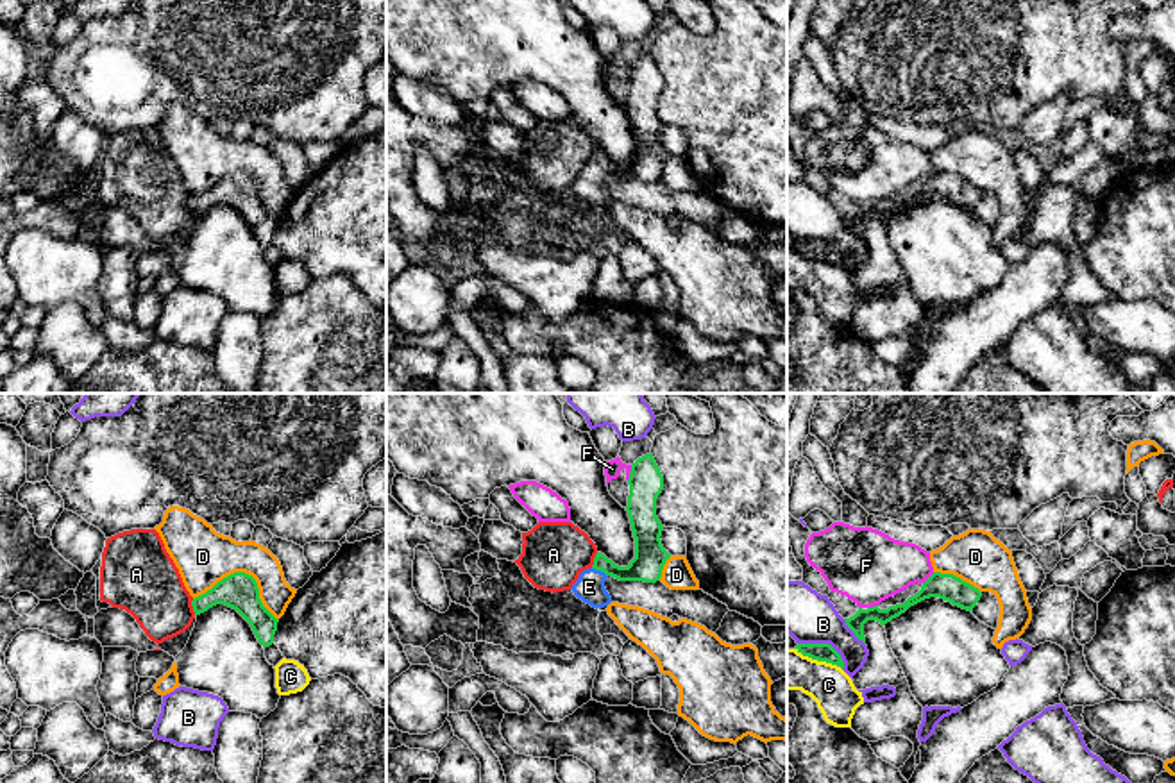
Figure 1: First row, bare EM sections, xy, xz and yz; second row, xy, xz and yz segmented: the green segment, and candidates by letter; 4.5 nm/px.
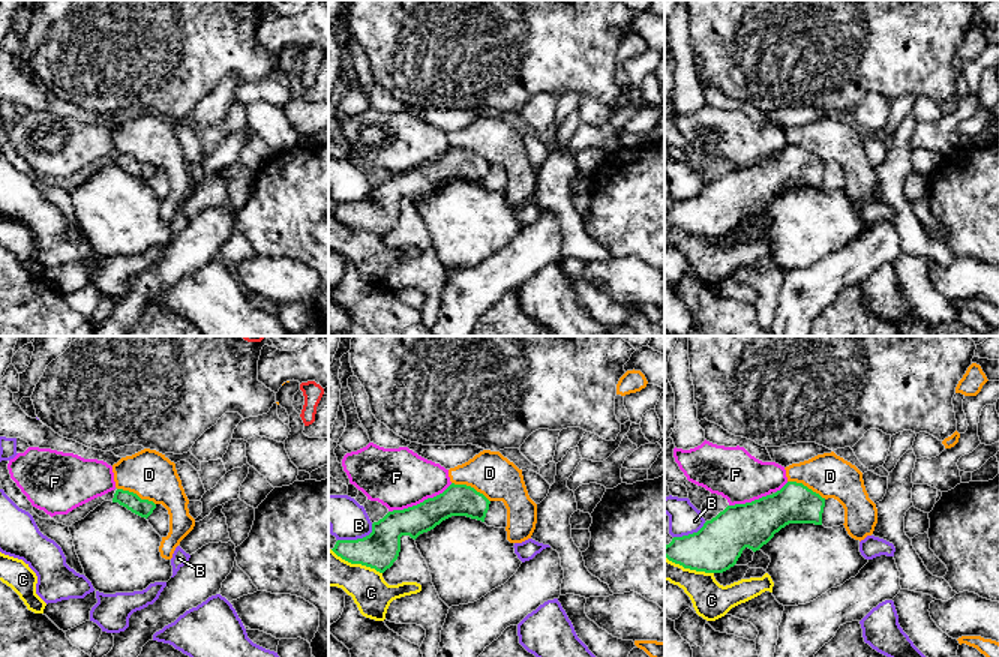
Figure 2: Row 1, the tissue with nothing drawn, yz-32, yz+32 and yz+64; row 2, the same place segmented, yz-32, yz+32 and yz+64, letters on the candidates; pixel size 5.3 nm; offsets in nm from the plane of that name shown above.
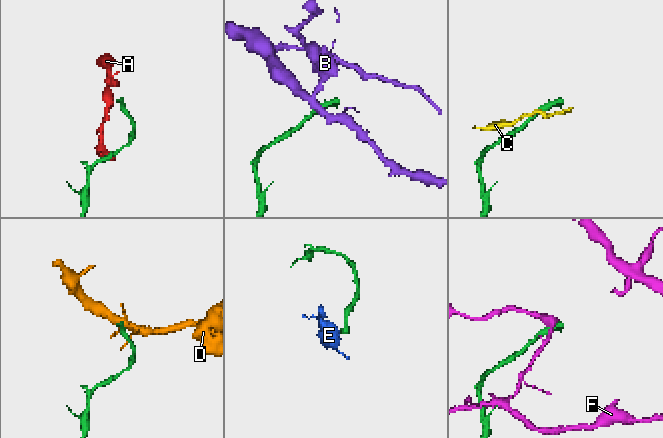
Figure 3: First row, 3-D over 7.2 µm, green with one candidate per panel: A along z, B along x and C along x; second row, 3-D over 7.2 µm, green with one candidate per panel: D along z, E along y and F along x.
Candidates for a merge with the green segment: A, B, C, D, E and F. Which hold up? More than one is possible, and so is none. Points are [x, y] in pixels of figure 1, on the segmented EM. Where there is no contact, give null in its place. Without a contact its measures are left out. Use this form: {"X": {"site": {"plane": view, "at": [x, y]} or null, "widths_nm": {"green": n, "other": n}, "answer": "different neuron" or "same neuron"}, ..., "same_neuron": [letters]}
{"A": {"site": {"plane": "xy", "at": [192, 605]}, "widths_nm": {"green": 160, "other": 320}, "answer": "different neuron"}, "B": {"site": {"plane": "yz", "at": [825, 644]}, "widths_nm": {"green": 80, "other": 240}, "answer": "different neuron"}, "C": {"site": {"plane": "yz", "at": [819, 660]}, "widths_nm": {"green": 80, "other": 190}, "answer": "different neuron"}, "D": {"site": {"plane": "xy", "at": [244, 572]}, "widths_nm": {"green": 160, "other": 260}, "answer": "different neuron"}, "E": {"site": {"plane": "xz", "at": [600, 569]}, "widths_nm": {"green": 140, "other": 130}, "answer": "same neuron"}, "F": {"site": {"plane": "xz", "at": [630, 472]}, "widths_nm": {"green": 160, "other": 80}, "answer": "different neuron"}, "same_neuron": ["E"]}

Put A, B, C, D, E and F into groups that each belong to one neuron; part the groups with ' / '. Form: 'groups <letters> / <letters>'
groups A / B / C / D / E / F

